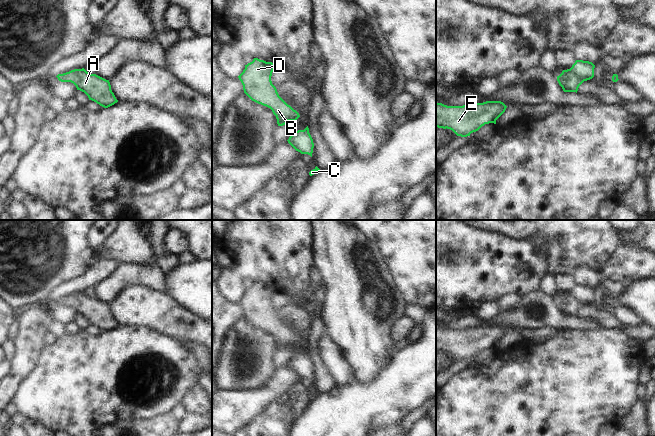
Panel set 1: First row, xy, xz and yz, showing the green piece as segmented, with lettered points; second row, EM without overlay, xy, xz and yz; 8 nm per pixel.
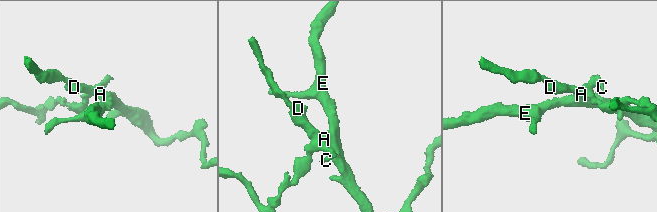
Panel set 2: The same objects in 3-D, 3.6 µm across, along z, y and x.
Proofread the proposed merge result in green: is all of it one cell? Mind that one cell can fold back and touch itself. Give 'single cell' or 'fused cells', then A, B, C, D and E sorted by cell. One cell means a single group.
fused cells | A B D E / C

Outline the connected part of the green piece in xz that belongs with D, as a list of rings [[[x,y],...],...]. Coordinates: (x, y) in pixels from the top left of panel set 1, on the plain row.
[[[254,282],[245,289],[238,302],[243,309],[244,317],[252,325],[270,332],[276,340],[278,350],[283,350],[288,345],[296,345],[300,339],[279,320],[272,308],[271,300],[274,292],[272,286]]]

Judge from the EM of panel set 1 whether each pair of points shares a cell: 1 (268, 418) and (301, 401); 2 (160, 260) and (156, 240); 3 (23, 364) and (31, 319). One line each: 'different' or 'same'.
1: same
2: same
3: same

